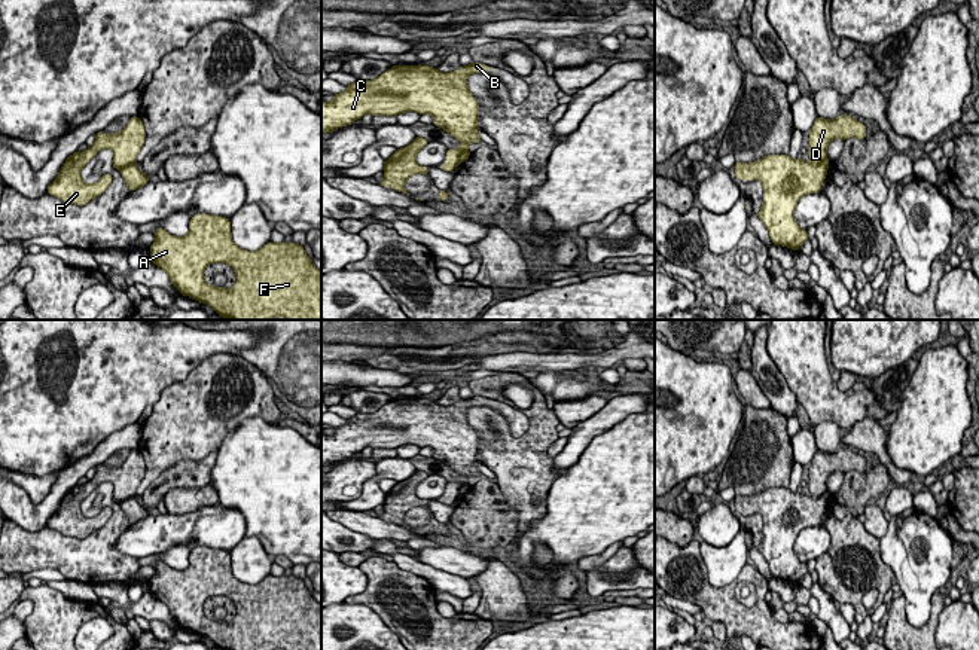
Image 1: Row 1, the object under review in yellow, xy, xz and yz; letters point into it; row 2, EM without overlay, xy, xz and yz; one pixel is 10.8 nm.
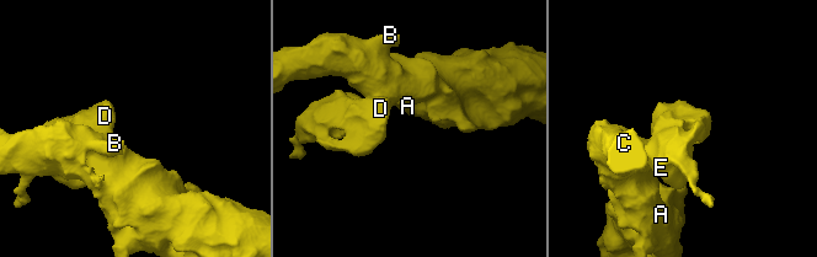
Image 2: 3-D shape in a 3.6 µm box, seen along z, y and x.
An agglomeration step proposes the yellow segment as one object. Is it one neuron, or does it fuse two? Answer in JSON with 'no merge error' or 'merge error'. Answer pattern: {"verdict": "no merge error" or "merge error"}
{"verdict": "merge error"}

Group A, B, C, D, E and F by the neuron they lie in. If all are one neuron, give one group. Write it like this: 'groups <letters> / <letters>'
groups A B C F / D E

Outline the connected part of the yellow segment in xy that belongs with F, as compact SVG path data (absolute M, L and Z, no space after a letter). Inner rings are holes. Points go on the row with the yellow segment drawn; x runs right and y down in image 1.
M195 214L189 232L174 236L158 228L156 241L149 247L150 260L165 271L171 284L183 296L208 303L220 317L232 320L321 320L321 271L317 269L302 245L269 241L256 251L240 248L232 241L231 220L222 216ZM223 262L234 268L237 281L232 289L217 289L204 281L208 263Z

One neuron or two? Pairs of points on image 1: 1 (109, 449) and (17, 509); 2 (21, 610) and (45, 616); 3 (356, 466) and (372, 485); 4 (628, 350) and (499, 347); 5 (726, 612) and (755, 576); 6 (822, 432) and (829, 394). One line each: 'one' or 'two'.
1: one
2: two
3: two
4: two
5: one
6: two

